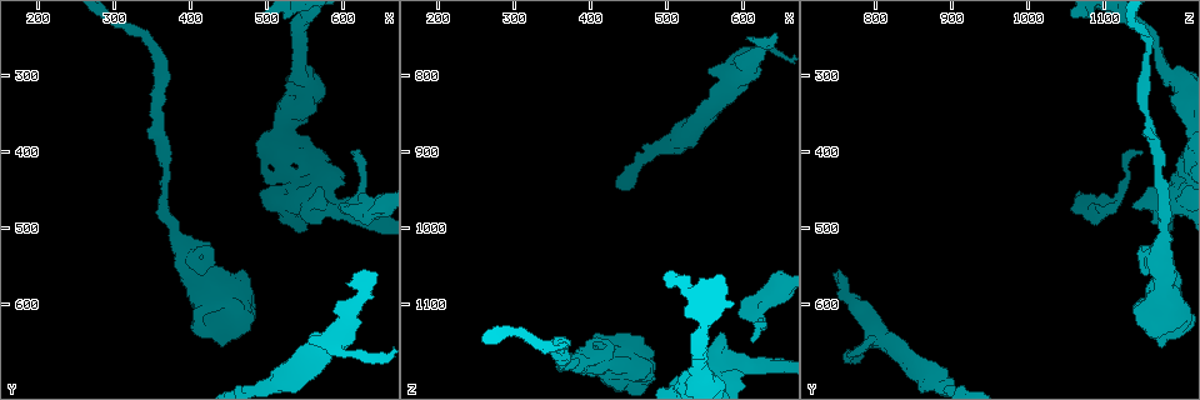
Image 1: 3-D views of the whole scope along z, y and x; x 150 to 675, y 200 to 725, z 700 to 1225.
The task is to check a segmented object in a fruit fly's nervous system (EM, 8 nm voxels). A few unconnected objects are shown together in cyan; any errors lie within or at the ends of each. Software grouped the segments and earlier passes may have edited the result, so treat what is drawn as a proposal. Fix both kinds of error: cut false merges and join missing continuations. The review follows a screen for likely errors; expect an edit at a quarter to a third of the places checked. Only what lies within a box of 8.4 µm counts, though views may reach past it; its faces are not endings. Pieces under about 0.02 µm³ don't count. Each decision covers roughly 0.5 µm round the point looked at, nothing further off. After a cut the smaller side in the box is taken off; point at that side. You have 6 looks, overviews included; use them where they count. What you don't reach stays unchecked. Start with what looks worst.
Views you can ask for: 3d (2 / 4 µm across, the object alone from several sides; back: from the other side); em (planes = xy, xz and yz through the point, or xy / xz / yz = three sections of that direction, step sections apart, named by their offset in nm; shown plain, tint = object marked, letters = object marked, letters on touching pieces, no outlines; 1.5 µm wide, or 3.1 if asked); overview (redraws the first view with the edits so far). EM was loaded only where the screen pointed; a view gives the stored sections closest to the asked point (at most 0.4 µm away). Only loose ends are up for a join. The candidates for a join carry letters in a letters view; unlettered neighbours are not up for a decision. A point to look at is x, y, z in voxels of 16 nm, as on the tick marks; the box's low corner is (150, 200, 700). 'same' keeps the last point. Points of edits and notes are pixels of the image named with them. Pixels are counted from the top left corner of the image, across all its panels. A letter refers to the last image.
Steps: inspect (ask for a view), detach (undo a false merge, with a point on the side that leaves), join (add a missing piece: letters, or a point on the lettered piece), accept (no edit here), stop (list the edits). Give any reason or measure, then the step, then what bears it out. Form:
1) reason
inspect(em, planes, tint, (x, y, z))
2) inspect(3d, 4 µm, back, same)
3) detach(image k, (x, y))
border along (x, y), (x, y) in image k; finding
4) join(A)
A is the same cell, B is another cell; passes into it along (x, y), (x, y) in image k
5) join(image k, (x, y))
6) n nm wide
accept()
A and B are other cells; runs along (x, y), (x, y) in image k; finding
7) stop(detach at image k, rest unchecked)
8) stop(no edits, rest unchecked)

free end
inspect(em, yz, step 8, letters, (645, 560, 740))

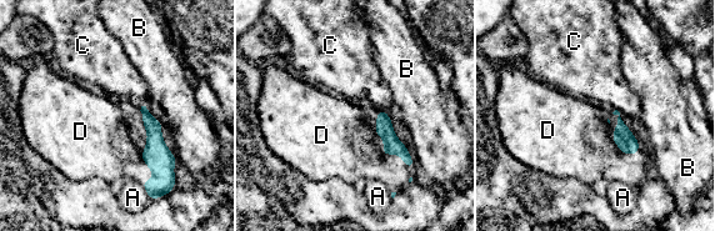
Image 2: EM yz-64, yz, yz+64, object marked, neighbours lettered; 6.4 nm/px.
inspect(em, planes, letters, same)

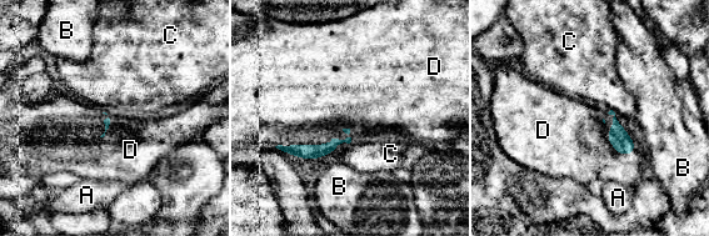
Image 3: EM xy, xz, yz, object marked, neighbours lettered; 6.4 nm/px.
join(D)
D is the same cell, A, B and C are other cells; passes into it along (622, 142), (613, 146), (574, 144) in image 3; the neuron continues

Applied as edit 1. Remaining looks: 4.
redraw
inspect(overview)

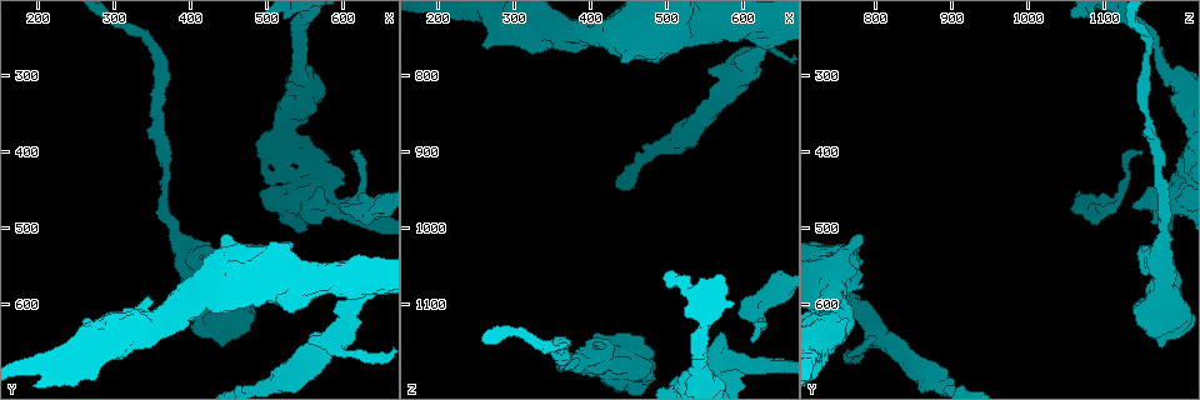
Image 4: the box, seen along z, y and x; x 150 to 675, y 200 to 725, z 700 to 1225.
inspect(em, xy, step 4, tint, (540, 300, 1180))

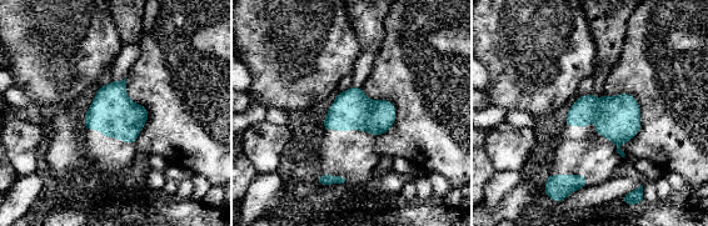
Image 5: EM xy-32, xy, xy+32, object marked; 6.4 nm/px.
inspect(em, planes, letters, same)

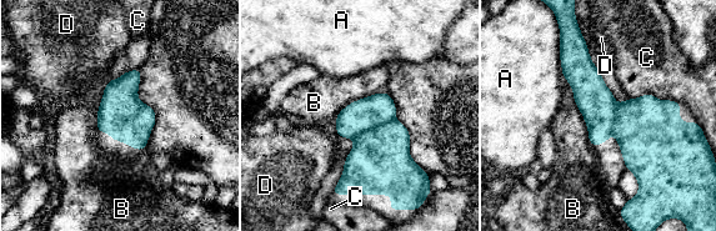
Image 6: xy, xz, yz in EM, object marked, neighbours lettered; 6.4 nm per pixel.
B touches over 500 nm
accept()
A, B, C and D are other cells; border along (564, 78), (592, 147) in image 6; one neuron here

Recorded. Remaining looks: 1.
stop(join at image 3, rest unchecked)

